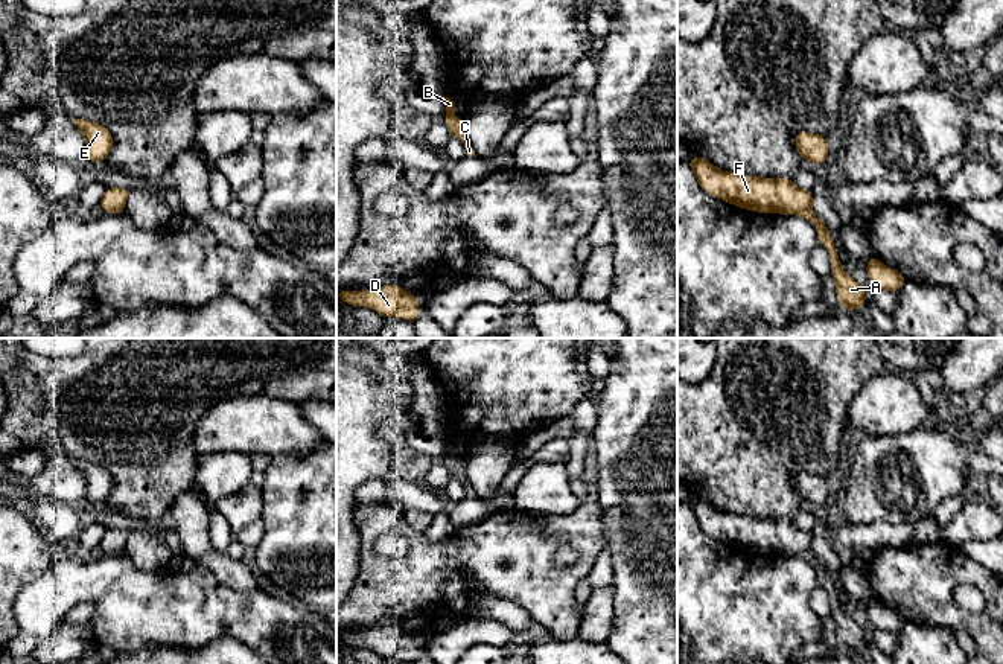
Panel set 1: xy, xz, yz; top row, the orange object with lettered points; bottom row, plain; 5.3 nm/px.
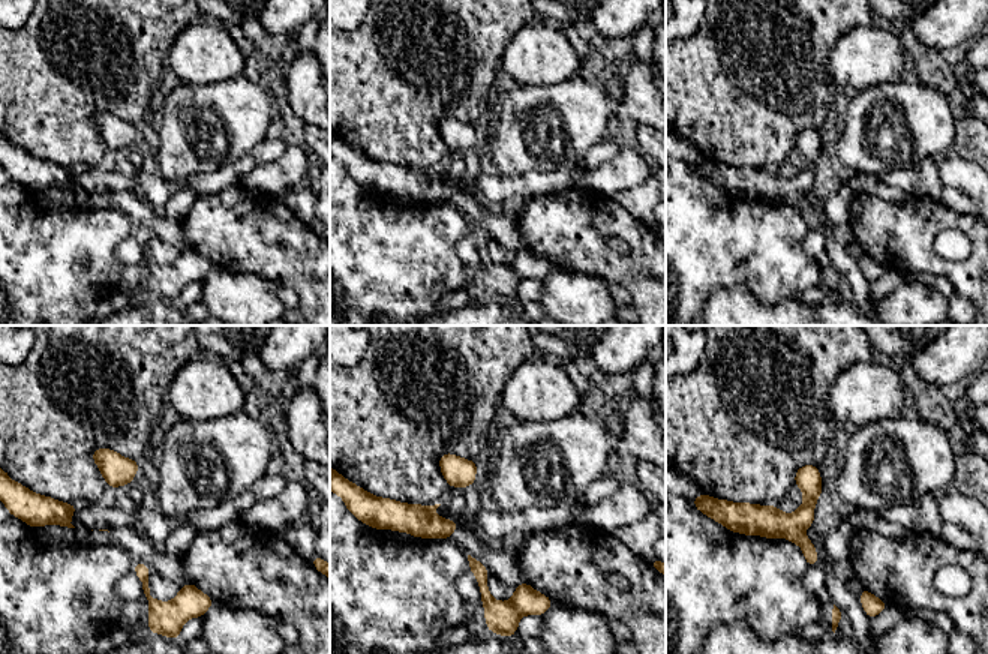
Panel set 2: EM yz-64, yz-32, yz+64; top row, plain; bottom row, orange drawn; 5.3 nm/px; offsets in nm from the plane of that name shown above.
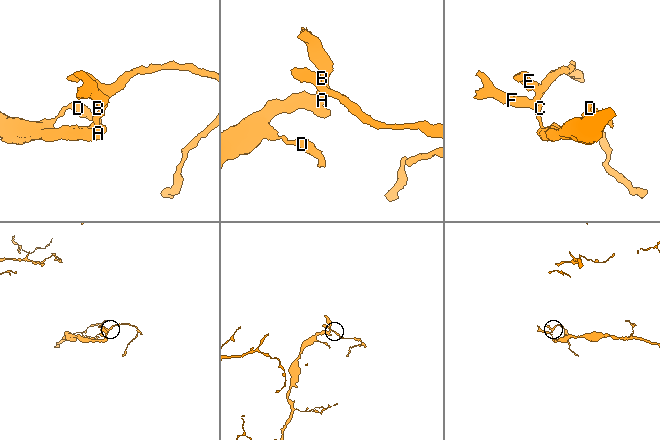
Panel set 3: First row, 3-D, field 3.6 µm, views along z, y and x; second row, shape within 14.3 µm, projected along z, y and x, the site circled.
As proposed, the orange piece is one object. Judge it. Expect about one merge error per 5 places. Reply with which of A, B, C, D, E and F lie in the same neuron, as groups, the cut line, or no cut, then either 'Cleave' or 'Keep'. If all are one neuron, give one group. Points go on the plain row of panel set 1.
Groups: A B C D E F. No split. Keep

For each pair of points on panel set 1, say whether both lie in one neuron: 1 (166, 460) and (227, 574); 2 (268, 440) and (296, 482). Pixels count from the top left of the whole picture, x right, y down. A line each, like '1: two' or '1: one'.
1: two
2: two

